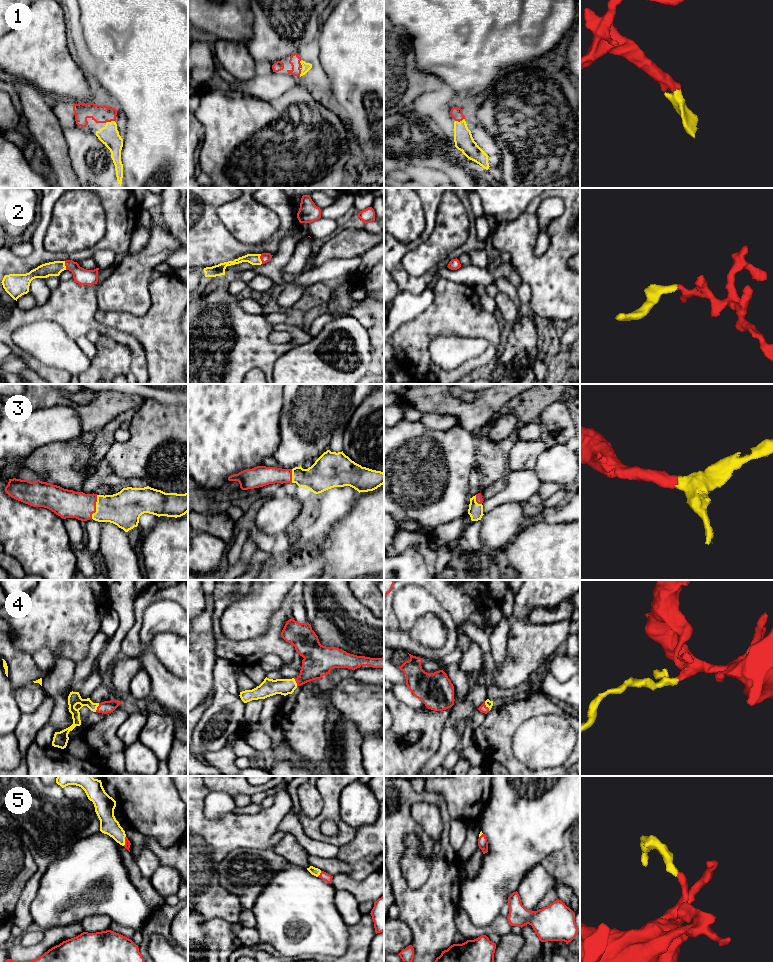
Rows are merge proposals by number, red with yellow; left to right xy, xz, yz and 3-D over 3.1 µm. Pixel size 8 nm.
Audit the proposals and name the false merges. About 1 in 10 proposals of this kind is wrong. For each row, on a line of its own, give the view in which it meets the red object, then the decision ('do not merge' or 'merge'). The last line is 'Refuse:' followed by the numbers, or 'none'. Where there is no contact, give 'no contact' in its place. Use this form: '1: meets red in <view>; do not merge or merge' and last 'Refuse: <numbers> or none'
1: meets red in yz; merge
2: meets red in xz; merge
3: meets red in xy; merge
4: meets red in yz; merge
5: meets red in xz; merge
Refuse: none

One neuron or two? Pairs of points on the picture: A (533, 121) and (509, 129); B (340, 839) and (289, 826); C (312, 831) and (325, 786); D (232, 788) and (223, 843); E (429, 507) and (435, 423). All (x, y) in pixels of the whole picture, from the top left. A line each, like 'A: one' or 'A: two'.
A: one
B: two
C: one
D: two
E: two

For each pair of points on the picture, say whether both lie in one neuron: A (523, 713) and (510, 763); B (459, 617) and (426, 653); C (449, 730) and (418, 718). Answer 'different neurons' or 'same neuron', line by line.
A: same neuron
B: different neurons
C: different neurons

